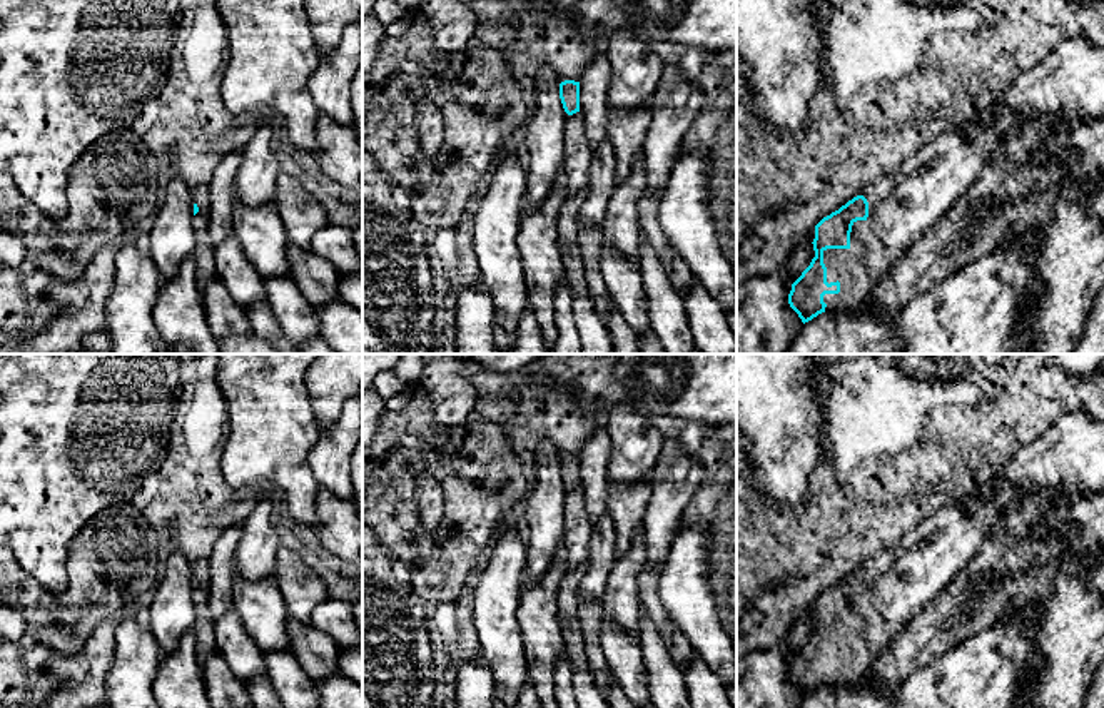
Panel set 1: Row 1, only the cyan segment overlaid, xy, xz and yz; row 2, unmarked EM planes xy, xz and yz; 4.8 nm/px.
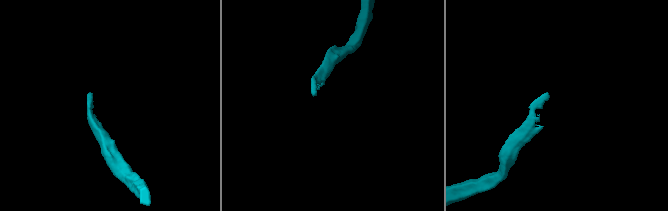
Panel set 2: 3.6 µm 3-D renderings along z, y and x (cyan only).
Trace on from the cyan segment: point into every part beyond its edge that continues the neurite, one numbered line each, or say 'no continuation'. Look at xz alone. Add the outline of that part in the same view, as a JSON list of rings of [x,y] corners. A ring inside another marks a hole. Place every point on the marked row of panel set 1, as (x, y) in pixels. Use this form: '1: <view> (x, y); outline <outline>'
1: xz (577, 154); outline [[[583,114],[568,115],[563,139],[563,174],[570,194],[586,189],[591,160],[593,149],[586,140]]]

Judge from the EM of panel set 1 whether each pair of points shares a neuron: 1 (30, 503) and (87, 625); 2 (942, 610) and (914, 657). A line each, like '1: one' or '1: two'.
1: two
2: one

